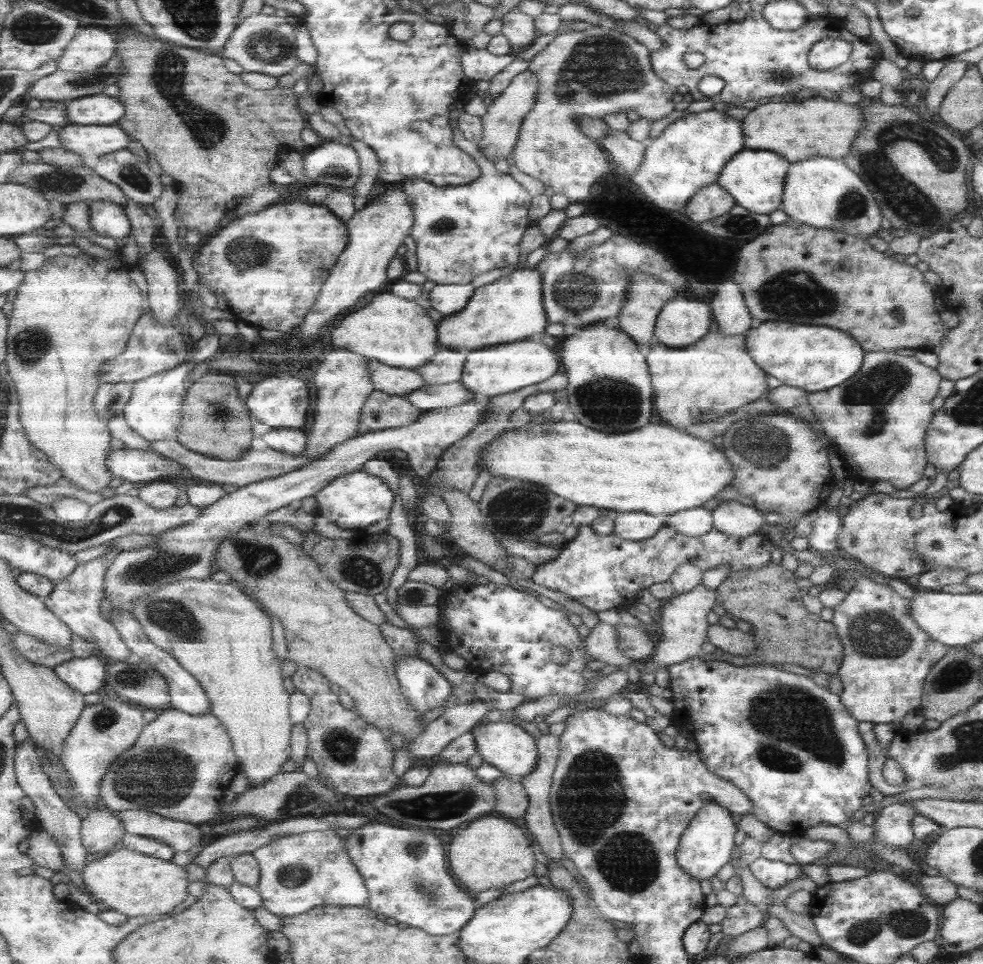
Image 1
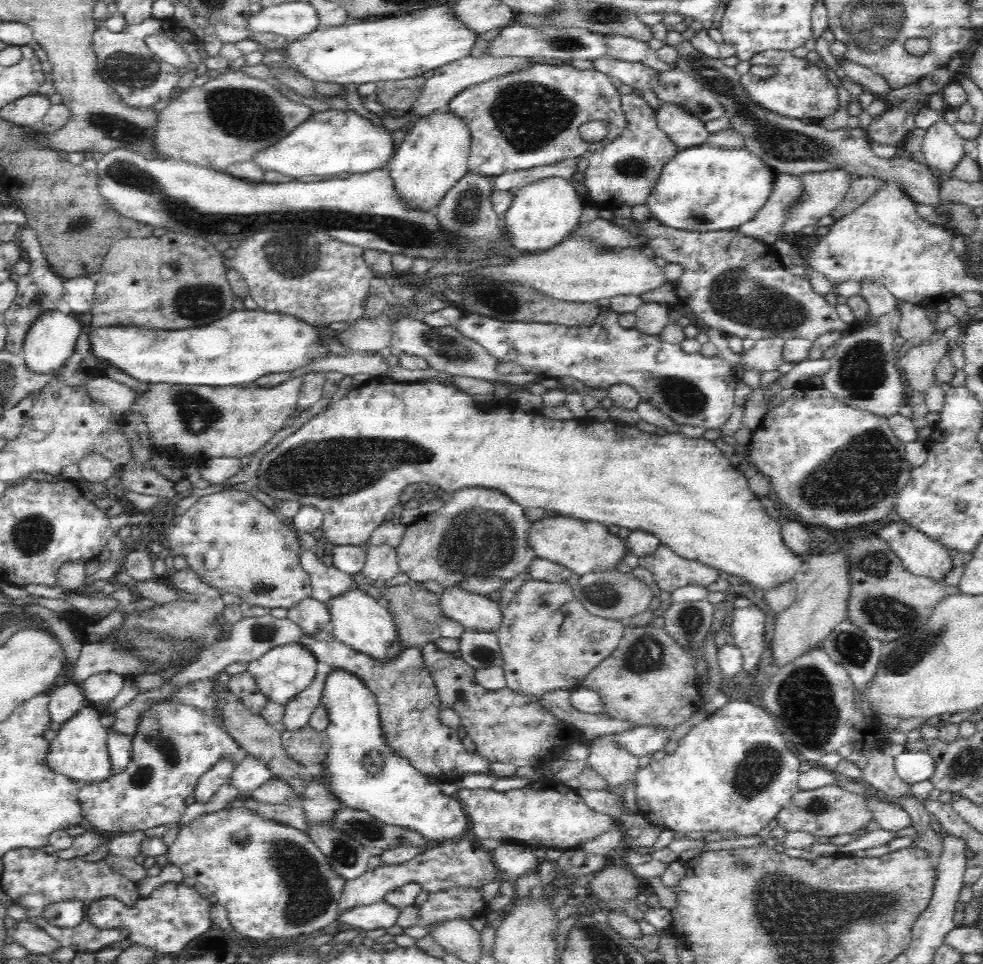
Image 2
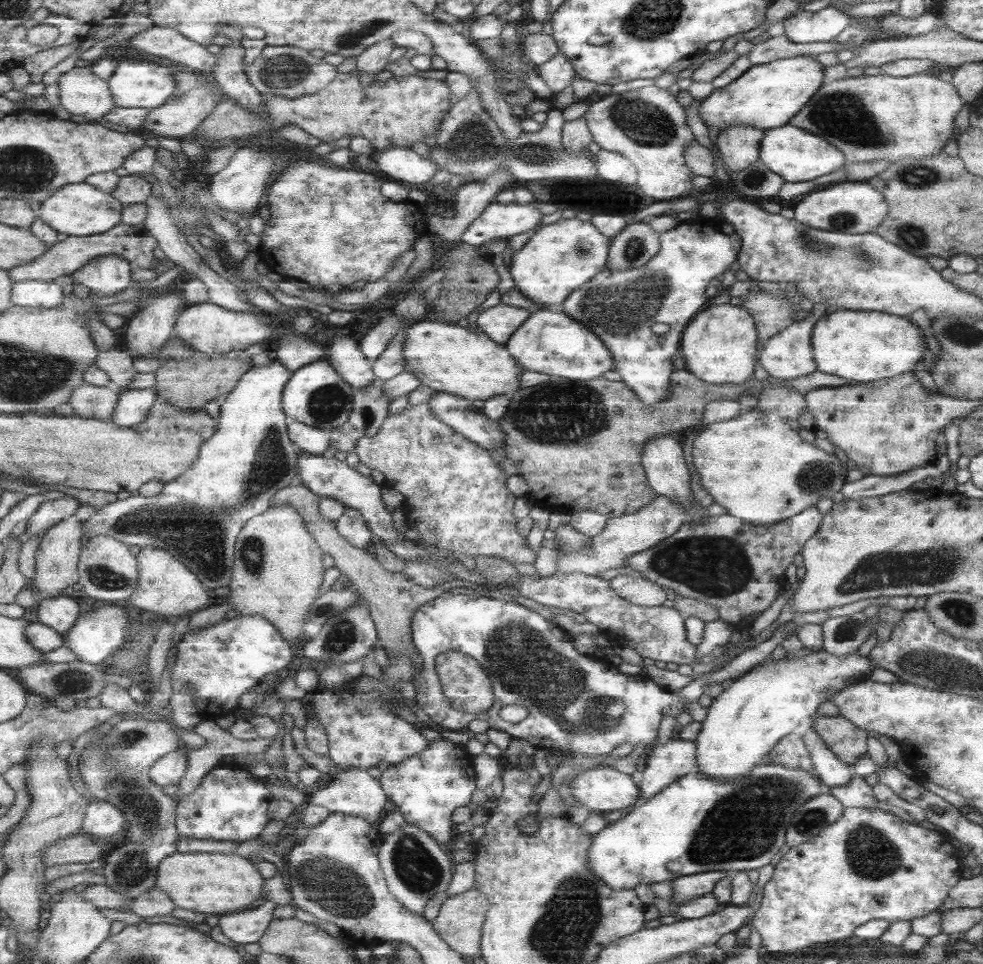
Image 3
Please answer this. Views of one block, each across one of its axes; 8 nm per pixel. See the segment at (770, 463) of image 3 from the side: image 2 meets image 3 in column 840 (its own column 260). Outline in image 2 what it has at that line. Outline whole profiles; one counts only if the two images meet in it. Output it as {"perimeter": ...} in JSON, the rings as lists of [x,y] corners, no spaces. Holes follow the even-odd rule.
{"perimeter":[[[378,375],[361,387],[348,391],[344,397],[330,404],[327,409],[302,425],[298,431],[286,437],[270,453],[264,455],[258,470],[258,489],[274,499],[294,500],[300,505],[312,505],[323,516],[322,537],[320,541],[338,546],[356,546],[366,550],[370,546],[372,534],[387,521],[386,516],[392,508],[400,504],[402,490],[408,484],[428,482],[438,484],[440,493],[452,493],[466,486],[486,486],[498,488],[506,492],[512,501],[518,502],[520,507],[543,508],[554,511],[562,517],[572,517],[580,521],[598,522],[603,526],[616,525],[632,531],[641,530],[652,534],[661,545],[670,547],[680,558],[698,561],[706,566],[720,570],[728,576],[736,576],[741,582],[748,583],[754,590],[762,590],[764,594],[773,588],[782,586],[787,582],[798,580],[800,574],[806,570],[806,558],[794,554],[786,547],[781,536],[781,522],[775,522],[765,512],[762,504],[748,487],[748,480],[742,472],[732,466],[730,460],[725,458],[720,449],[714,447],[712,441],[701,438],[687,438],[683,433],[668,433],[655,436],[654,433],[643,432],[635,425],[629,424],[625,428],[616,426],[609,420],[605,422],[590,422],[588,419],[573,418],[569,420],[556,420],[541,412],[526,412],[522,409],[508,410],[504,406],[486,405],[483,409],[474,407],[473,398],[456,386],[448,386],[437,380],[422,382],[398,382],[388,375]]]}

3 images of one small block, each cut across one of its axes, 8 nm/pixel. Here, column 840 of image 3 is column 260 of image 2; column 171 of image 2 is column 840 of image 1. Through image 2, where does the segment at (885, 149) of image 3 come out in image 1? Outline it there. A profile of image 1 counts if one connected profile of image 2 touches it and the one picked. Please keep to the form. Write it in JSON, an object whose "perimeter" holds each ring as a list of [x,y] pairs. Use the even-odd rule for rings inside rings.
{"perimeter":[[[810,96],[809,98],[803,100],[803,101],[789,101],[785,102],[781,99],[772,99],[772,100],[766,100],[766,101],[760,101],[757,106],[755,106],[753,109],[750,110],[750,112],[743,118],[743,120],[740,122],[740,130],[741,134],[743,134],[743,149],[745,150],[767,150],[769,152],[773,152],[775,154],[779,154],[781,158],[785,158],[787,162],[799,162],[801,159],[809,158],[813,155],[825,155],[827,158],[832,159],[841,159],[847,153],[851,152],[849,150],[849,144],[851,144],[851,140],[855,140],[856,134],[862,130],[862,124],[864,122],[861,122],[862,115],[860,112],[863,111],[863,108],[855,106],[855,104],[845,104],[843,102],[840,102],[838,99],[827,99],[823,96],[817,97],[817,96]]]}

